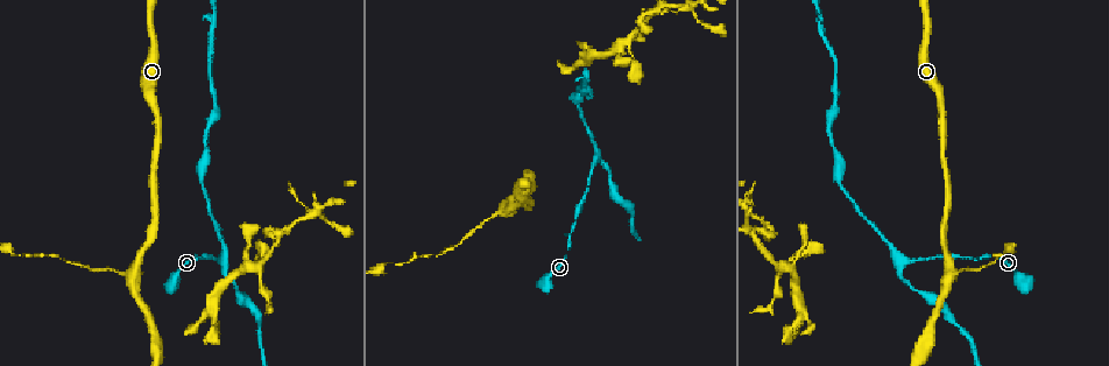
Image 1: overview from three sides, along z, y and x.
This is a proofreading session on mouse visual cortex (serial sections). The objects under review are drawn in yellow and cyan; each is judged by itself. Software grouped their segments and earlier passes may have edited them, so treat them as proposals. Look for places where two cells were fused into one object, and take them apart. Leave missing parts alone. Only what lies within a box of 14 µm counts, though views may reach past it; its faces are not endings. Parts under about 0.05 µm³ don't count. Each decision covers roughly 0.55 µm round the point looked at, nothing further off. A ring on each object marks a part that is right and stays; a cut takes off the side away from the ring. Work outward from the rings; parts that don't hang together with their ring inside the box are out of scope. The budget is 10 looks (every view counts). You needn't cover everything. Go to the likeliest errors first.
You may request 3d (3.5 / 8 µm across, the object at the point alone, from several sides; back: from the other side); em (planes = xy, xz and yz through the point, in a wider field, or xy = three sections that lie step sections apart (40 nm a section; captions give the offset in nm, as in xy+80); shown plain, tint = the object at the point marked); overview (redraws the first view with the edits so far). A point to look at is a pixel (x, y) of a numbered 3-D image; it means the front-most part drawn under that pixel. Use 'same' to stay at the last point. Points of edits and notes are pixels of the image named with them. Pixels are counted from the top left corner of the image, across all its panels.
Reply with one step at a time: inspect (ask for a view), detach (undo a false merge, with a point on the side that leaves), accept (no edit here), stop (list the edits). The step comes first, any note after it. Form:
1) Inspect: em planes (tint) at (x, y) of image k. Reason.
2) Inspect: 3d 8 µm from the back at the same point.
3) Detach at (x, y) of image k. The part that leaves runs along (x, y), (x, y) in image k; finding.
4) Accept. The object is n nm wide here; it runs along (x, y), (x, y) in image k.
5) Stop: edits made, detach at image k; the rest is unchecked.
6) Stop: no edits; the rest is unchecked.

Inspect: 3d 3.5 µm at (502, 209) of image 1. Abrupt turn.

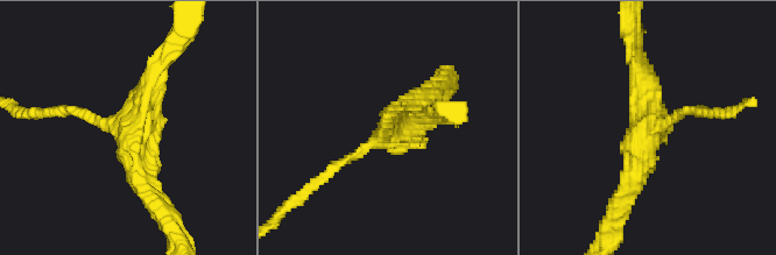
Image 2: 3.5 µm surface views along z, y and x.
Inspect: em xy step 5 (plain) at (133, 121) of image 2. 3 arms meet here; the arms are 150, 250, 300 nm wide; need the tissue.

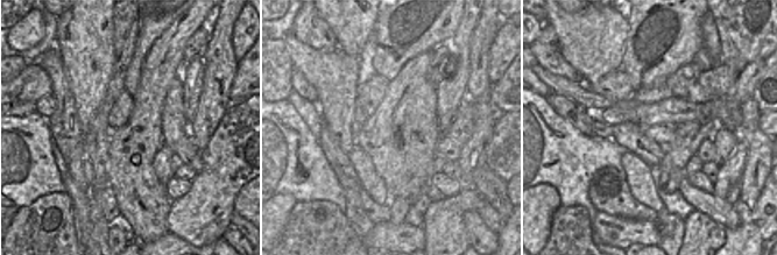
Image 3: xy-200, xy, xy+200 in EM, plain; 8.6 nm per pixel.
Inspect: em xy step 5 (tint) at the same point.

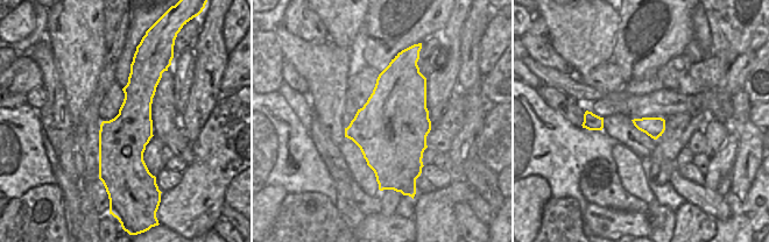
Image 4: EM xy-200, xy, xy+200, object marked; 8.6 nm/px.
Accept. All the same cell.

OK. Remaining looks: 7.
Inspect: 3d 8 µm at (224, 260) of image 1. Branch point.

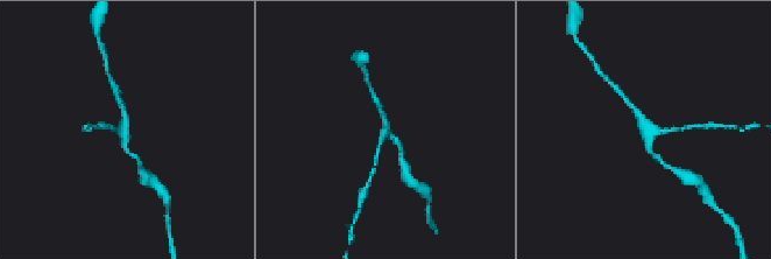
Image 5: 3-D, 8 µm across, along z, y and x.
Inspect: em planes (tint) at (124, 130) of image 5. 3 arms meet here; the arms are 150, 200, 200 nm wide.

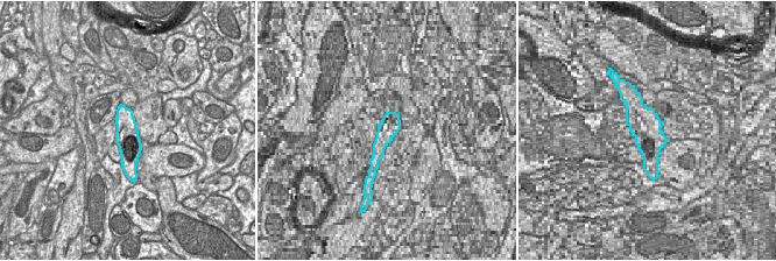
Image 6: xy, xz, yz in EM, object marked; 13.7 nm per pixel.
Accept. It runs along (121, 107), (129, 143), (129, 168) in image 6; all the same cell.

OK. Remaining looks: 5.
Inspect: 3d 3.5 µm from the back at (832, 139) of image 1. A narrow waist.

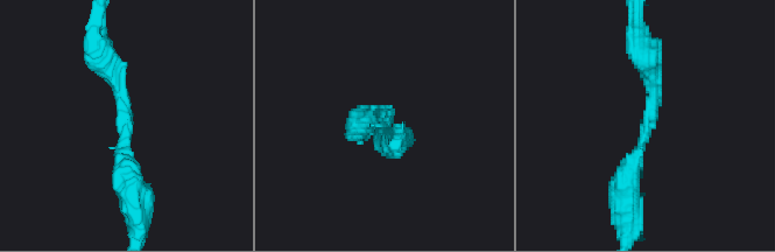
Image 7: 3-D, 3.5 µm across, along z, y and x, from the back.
Inspect: em xy step 2 (tint) at (649, 119) of image 7. The arms are 250, 350 nm wide; need the tissue.

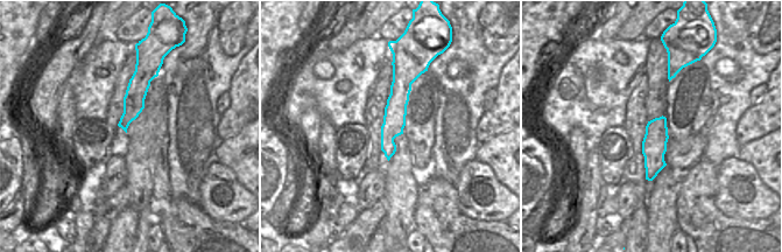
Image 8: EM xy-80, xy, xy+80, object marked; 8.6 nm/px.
Accept. It runs along (133, 191), (122, 96), (101, 53) in image 7; all the same cell.

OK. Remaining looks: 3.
Inspect: 3d 3.5 µm at (1005, 256) of image 1. Thin neck.

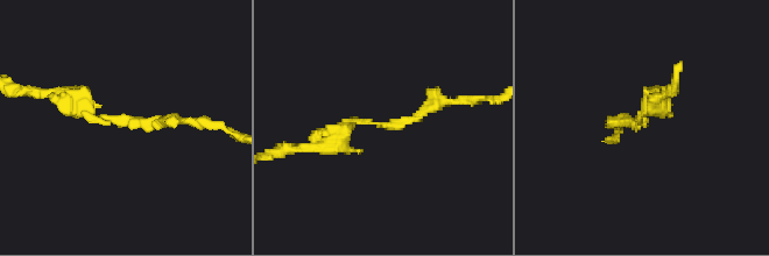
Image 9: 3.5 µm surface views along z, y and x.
Inspect: em planes (tint) at (642, 121) of image 9. The arms are 150, 250 nm wide; shape alone is not enough.

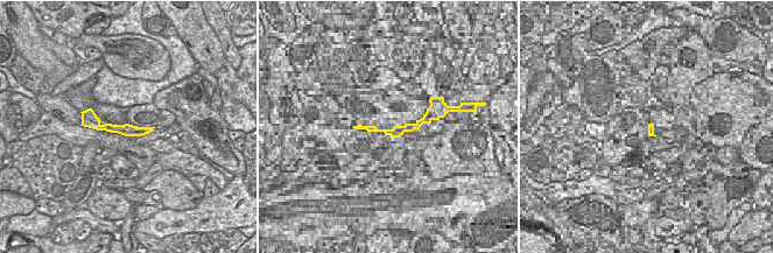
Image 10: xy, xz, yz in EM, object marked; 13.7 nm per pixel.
Accept. It runs along (91, 123), (100, 127), (147, 129) in image 10; continuous, no second cell.

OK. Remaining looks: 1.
Stop: no edits; the rest is unchecked.

